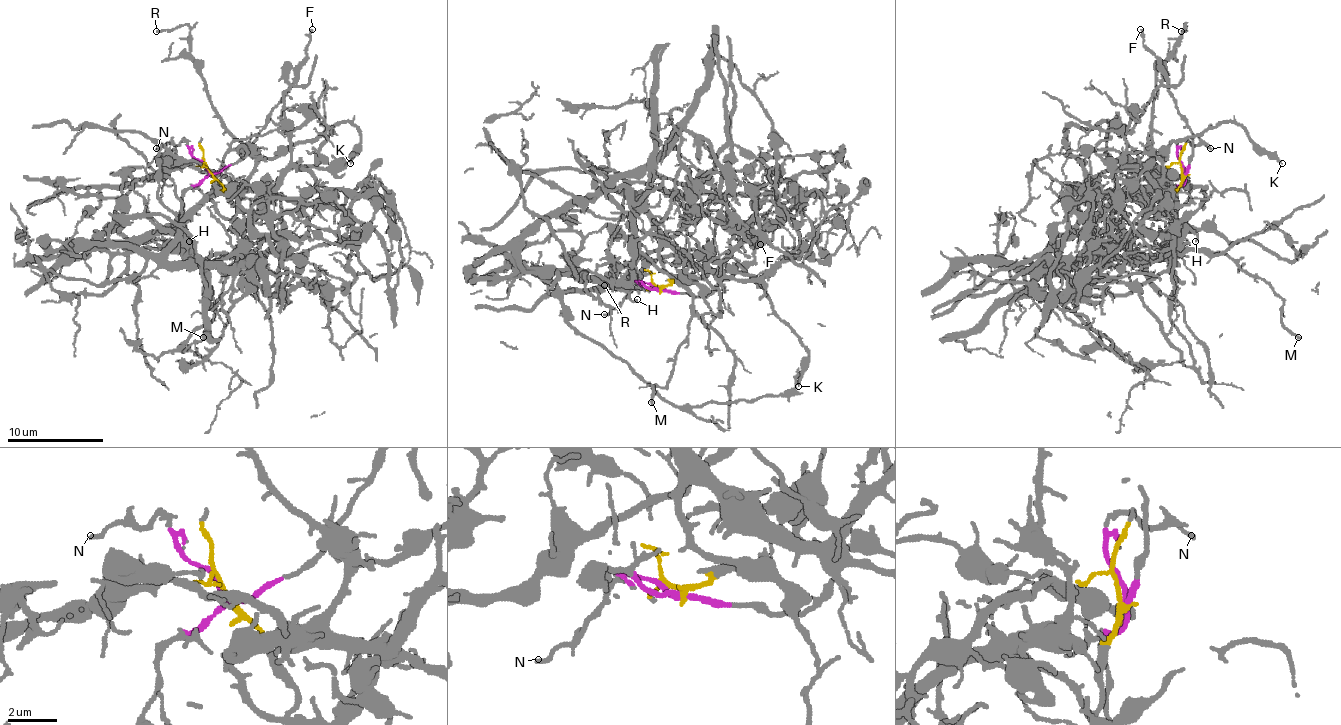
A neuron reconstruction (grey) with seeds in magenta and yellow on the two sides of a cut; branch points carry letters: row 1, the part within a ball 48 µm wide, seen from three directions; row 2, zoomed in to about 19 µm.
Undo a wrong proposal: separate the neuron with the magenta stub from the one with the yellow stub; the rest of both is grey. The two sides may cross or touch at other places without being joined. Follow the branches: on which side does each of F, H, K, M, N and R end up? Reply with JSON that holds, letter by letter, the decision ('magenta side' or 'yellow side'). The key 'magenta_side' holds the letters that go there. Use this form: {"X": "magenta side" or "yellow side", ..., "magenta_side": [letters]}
{"F": "magenta side", "H": "magenta side", "K": "yellow side", "M": "magenta side", "N": "magenta side", "R": "yellow side", "magenta_side": ["F", "H", "M", "N"]}

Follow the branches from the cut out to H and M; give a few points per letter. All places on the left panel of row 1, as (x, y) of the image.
H: (206, 168), (208, 172), (185, 194), (177, 218), (177, 227), (189, 242)
M: (206, 168), (182, 199), (177, 232), (185, 249), (208, 259), (244, 251), (204, 314), (204, 338)

